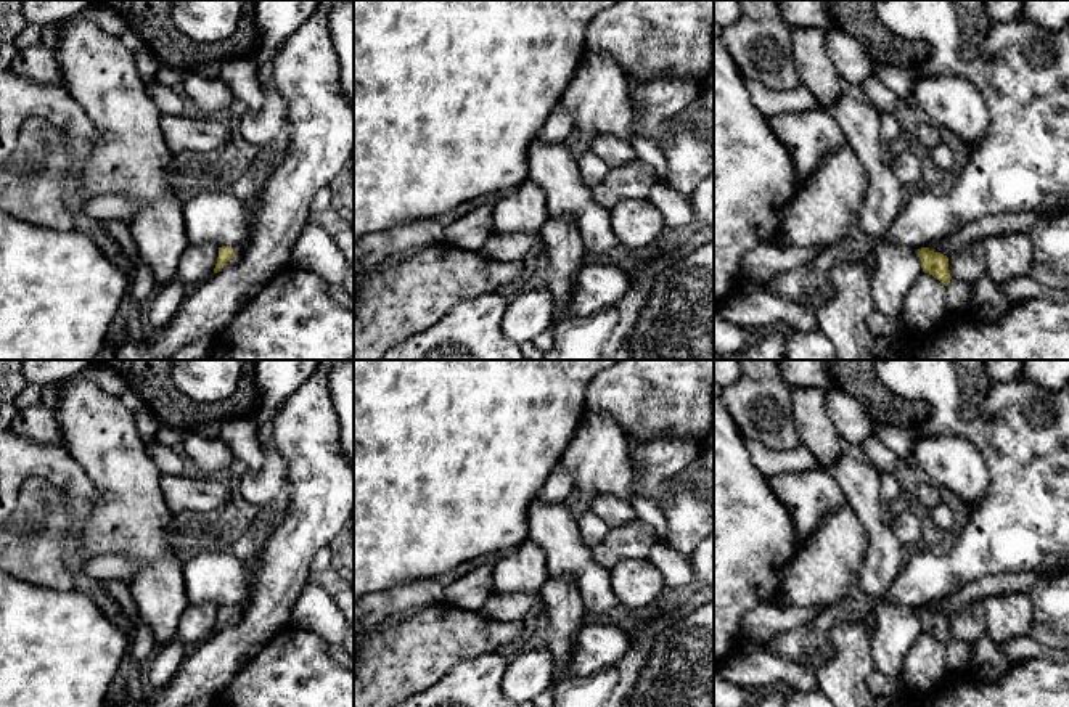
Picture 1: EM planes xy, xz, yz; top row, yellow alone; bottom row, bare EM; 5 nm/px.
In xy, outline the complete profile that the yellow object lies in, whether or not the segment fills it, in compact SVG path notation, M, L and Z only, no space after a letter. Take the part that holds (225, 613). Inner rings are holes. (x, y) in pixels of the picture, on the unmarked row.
M251 598L246 599L241 604L233 606L233 607L230 607L230 606L219 607L219 617L217 617L217 623L215 623L214 633L222 631L223 625L230 619L233 619L235 615L240 619L246 612L246 609L249 606L249 601L251 601Z

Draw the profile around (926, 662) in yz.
M921 631L903 657L902 685L908 693L929 694L947 673L947 646L932 635Z

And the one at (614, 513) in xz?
M609 493L593 495L588 509L612 529L627 525L637 519L637 513L629 501L619 500Z

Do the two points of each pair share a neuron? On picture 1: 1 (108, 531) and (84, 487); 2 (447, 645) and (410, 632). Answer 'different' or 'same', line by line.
1: different
2: same

